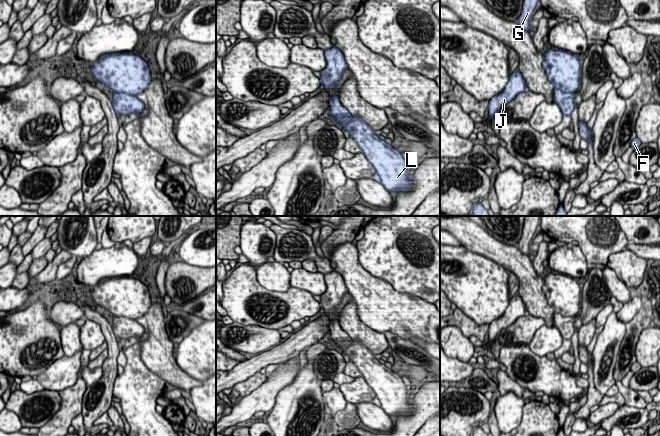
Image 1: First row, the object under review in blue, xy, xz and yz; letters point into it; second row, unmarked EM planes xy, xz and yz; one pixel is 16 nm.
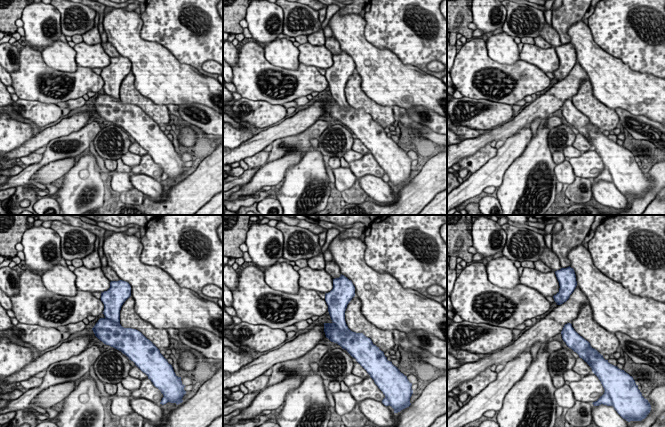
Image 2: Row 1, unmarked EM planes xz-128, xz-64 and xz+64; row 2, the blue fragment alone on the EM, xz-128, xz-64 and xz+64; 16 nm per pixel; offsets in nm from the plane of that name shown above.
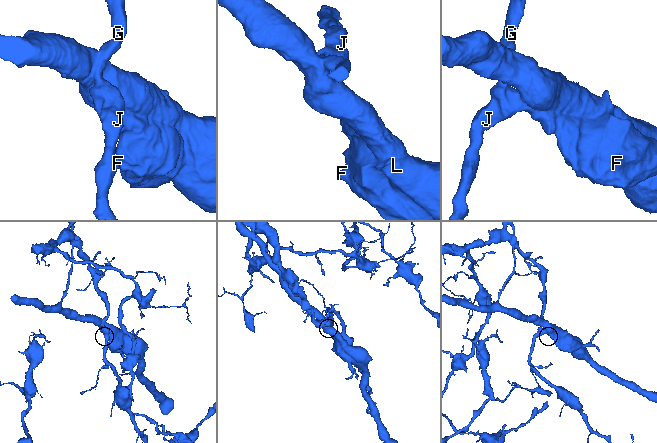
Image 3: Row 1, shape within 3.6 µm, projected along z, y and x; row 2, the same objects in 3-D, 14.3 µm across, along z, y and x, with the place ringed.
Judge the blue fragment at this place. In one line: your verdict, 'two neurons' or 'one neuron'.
two neurons

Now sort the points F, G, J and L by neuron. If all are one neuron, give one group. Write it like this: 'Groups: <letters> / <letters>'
Groups: F G J / L

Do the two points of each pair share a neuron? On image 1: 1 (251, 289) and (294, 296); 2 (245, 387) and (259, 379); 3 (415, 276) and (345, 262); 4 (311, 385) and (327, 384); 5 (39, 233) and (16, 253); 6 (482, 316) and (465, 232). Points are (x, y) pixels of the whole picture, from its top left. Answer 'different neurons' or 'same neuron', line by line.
1: same neuron
2: same neuron
3: different neurons
4: different neurons
5: same neuron
6: different neurons

